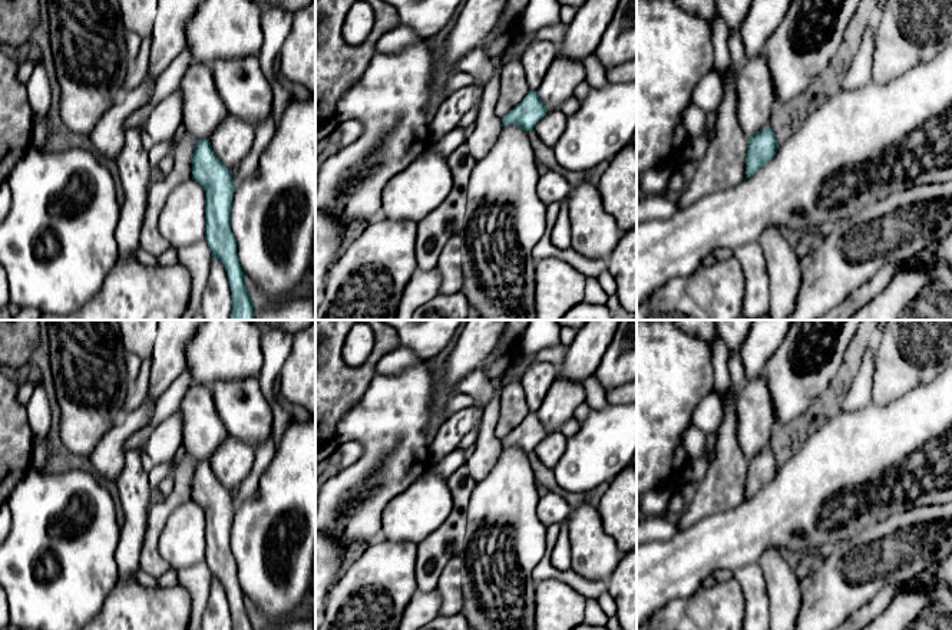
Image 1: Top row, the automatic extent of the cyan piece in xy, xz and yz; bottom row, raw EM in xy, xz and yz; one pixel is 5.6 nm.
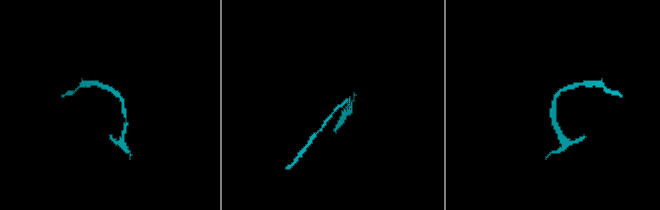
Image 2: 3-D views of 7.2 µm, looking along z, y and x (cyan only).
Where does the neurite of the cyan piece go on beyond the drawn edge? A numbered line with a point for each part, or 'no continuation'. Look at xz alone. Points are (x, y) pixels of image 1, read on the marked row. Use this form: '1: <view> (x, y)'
no continuation

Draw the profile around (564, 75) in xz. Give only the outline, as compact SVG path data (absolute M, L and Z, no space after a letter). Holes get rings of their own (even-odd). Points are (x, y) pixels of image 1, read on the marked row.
M558 55L535 92L548 111L558 111L582 82L585 82L584 65Z

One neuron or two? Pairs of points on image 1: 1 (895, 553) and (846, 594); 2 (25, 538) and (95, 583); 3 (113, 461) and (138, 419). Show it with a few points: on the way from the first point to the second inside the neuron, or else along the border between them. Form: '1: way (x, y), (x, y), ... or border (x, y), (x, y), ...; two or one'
1: way (882, 556), (856, 581); one
2: way (42, 538), (78, 570); one
3: way (113, 451), (113, 442), (128, 428); one

